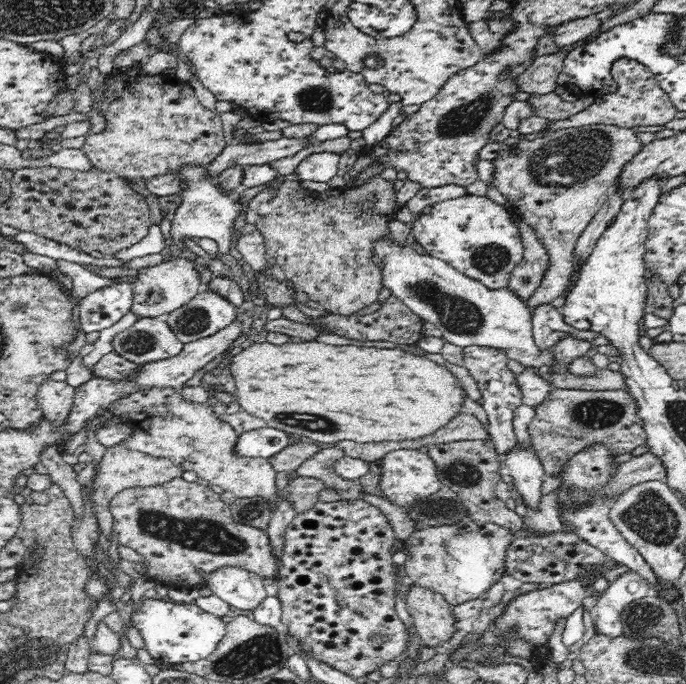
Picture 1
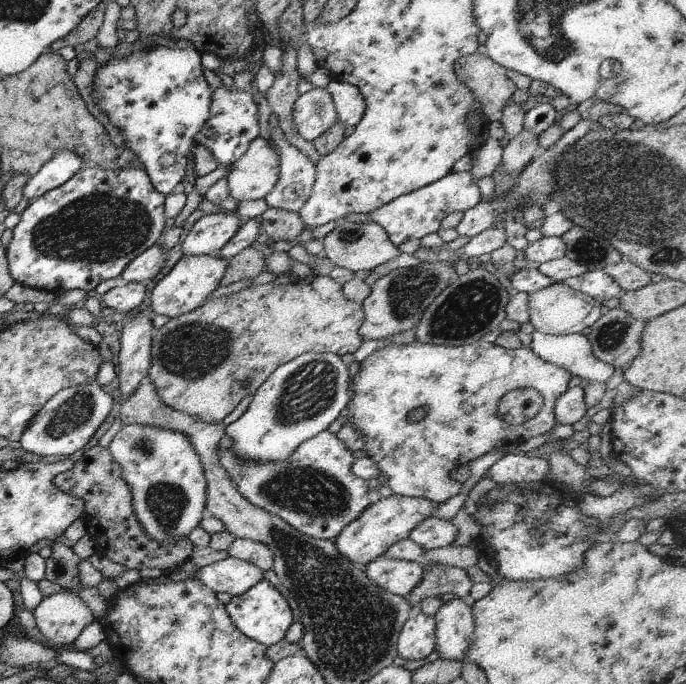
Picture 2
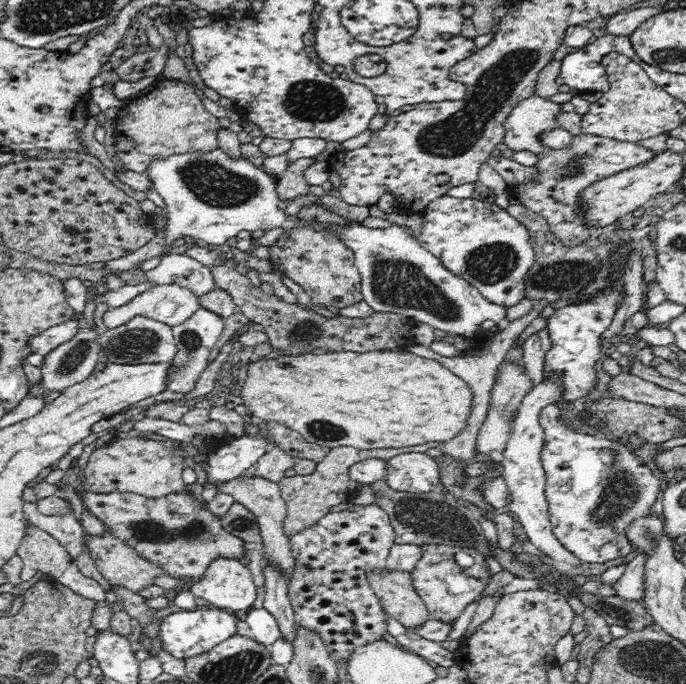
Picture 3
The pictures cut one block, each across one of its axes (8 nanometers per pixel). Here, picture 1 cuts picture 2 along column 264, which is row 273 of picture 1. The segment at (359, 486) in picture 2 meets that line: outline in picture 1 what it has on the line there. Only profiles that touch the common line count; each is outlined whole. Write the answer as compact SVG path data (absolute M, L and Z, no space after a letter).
M467 193L452 200L442 200L433 204L430 212L417 216L413 222L412 232L416 242L419 242L430 256L445 260L462 274L479 280L490 289L502 289L509 287L510 272L520 264L524 252L521 234L514 221L515 214L511 209L484 196Z

